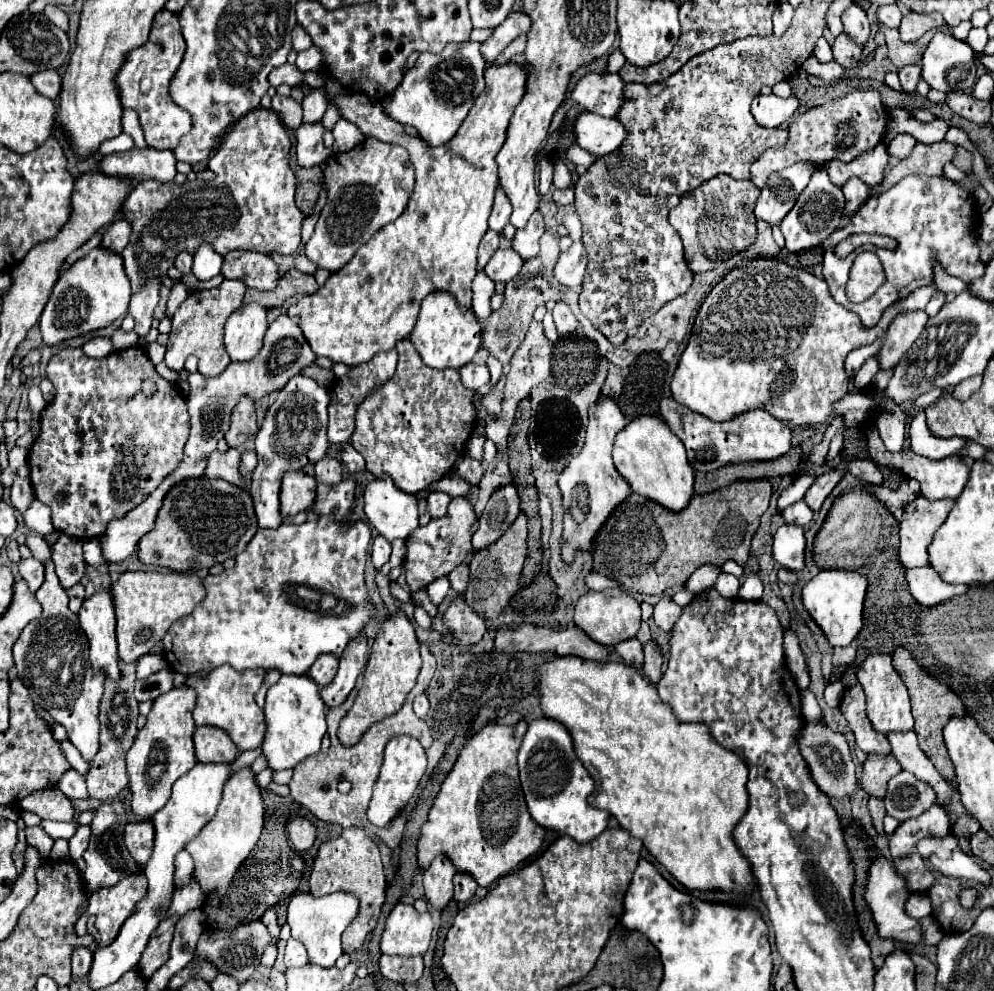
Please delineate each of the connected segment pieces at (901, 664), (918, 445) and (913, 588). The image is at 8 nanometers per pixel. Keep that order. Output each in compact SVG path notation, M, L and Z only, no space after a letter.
M897 649L893 653L893 667L895 671L899 673L899 677L903 679L903 683L907 685L907 691L909 691L909 697L911 697L911 709L913 709L913 717L915 717L915 733L919 737L919 745L921 749L925 751L925 755L933 761L935 769L943 775L943 779L947 783L953 781L953 763L947 755L947 747L945 747L945 741L943 741L943 727L945 723L951 719L951 717L963 717L965 715L965 707L963 707L963 701L951 693L949 687L941 685L935 677L931 677L927 671L923 671L915 659L911 657L911 653L907 649Z
M923 411L915 413L909 423L909 449L927 459L943 459L957 453L967 441L965 439L939 439L927 431L926 415Z
M931 567L905 569L905 579L907 579L911 595L923 607L939 605L941 601L947 601L951 597L963 595L969 589L967 585L965 587L963 585L949 585L949 583L941 581L941 577Z

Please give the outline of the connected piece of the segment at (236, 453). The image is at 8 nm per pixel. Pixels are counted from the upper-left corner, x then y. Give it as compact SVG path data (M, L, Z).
M229 449L227 453L213 451L209 461L207 461L205 477L209 477L209 479L225 479L231 485L241 487L239 465L241 465L241 451L239 449Z

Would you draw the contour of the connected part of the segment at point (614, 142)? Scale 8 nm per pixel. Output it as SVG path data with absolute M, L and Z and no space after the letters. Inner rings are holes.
M591 111L579 115L575 123L577 145L587 149L595 157L609 155L627 137L627 131L617 123L617 119L605 119Z

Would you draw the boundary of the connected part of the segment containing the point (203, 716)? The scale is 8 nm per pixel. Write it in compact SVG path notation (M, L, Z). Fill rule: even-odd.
M219 665L215 667L205 679L189 677L185 685L195 687L197 691L197 705L193 709L195 725L211 725L225 729L229 737L237 743L239 751L245 749L257 749L265 735L265 721L263 721L263 709L255 703L255 693L263 685L265 671L263 669L247 669L247 671L235 671L231 665Z

